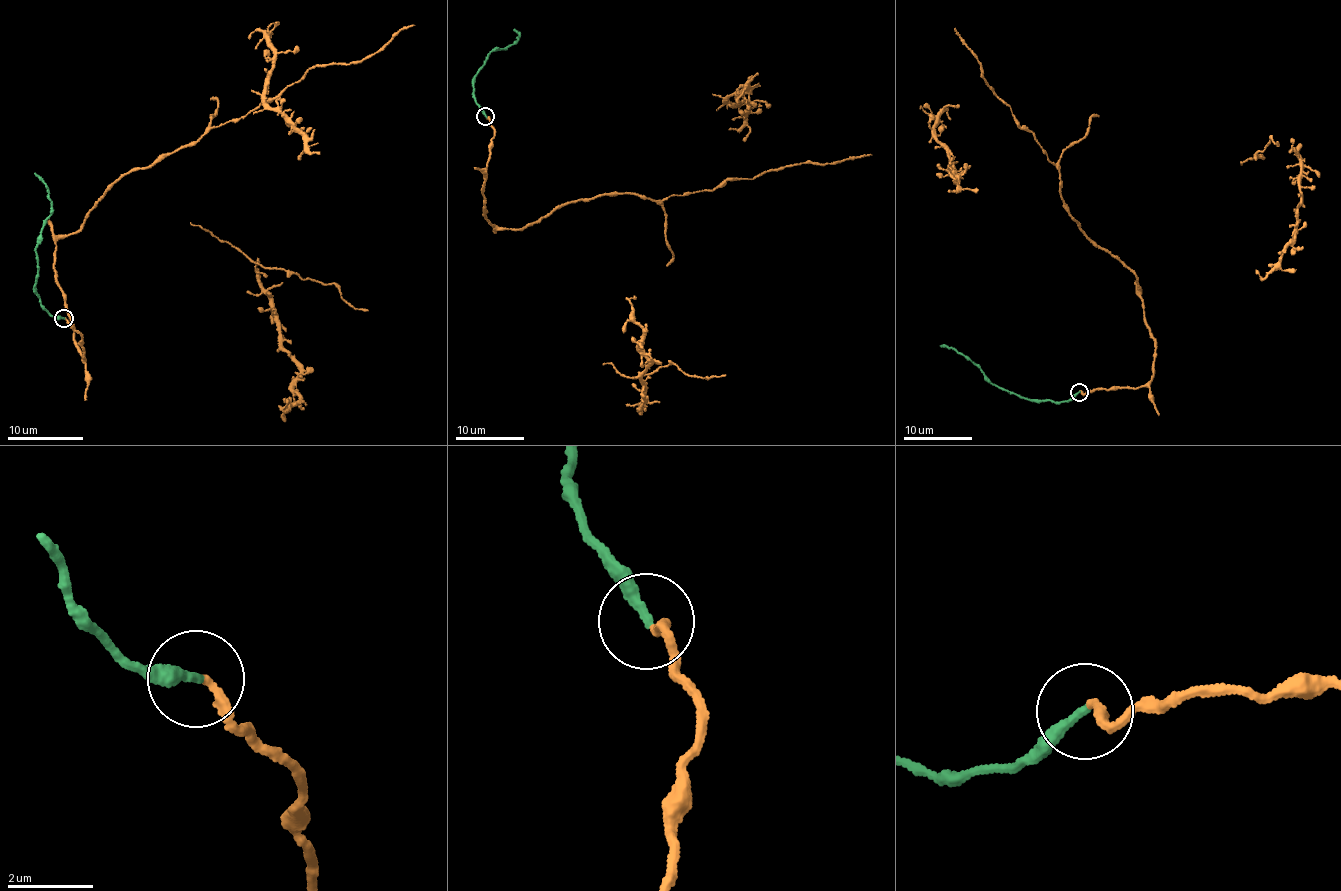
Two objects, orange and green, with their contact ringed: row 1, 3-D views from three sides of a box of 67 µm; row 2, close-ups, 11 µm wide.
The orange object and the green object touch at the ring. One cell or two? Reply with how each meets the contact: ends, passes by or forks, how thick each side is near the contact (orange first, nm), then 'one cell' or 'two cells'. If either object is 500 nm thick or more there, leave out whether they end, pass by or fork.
orange ends there; green ends there; 200 nm thick on the orange side, 240 nm on the other; one cell

